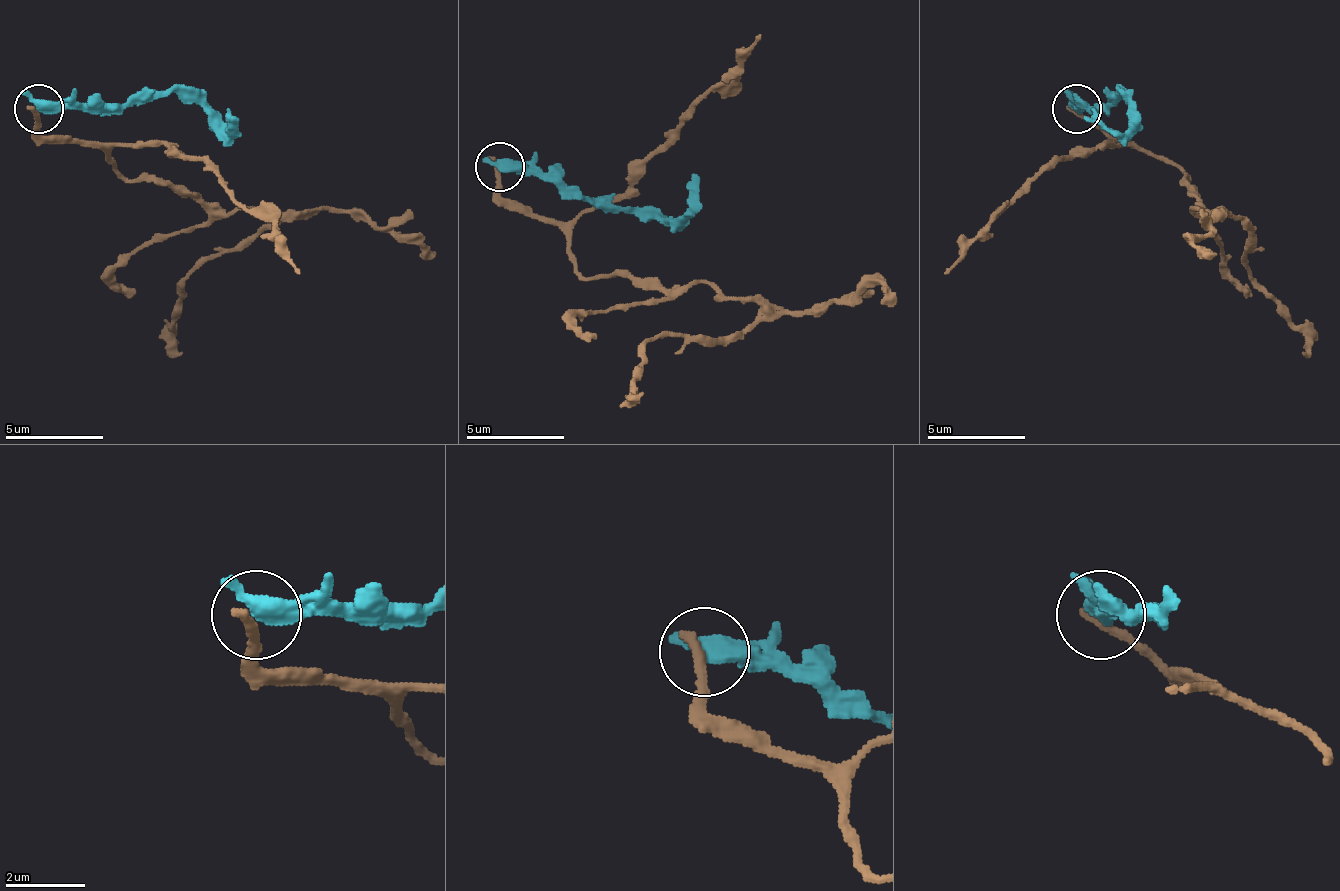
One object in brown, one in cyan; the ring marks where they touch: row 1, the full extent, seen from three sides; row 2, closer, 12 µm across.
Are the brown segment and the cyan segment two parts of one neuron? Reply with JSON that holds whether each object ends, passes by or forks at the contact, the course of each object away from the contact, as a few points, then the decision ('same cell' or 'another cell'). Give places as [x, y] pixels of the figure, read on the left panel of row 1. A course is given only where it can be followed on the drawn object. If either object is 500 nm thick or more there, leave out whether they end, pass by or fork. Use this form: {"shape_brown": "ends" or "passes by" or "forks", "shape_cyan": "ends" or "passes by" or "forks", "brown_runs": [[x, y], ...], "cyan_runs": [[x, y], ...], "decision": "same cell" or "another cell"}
{"brown_runs": [[35, 107], [45, 137], [94, 142], [123, 176], [173, 181], [266, 216], [296, 211], [192, 275], [168, 358]], "cyan_runs": [[40, 107], [99, 107], [163, 93], [202, 107], [222, 132], [237, 117]], "decision": "another cell"}

